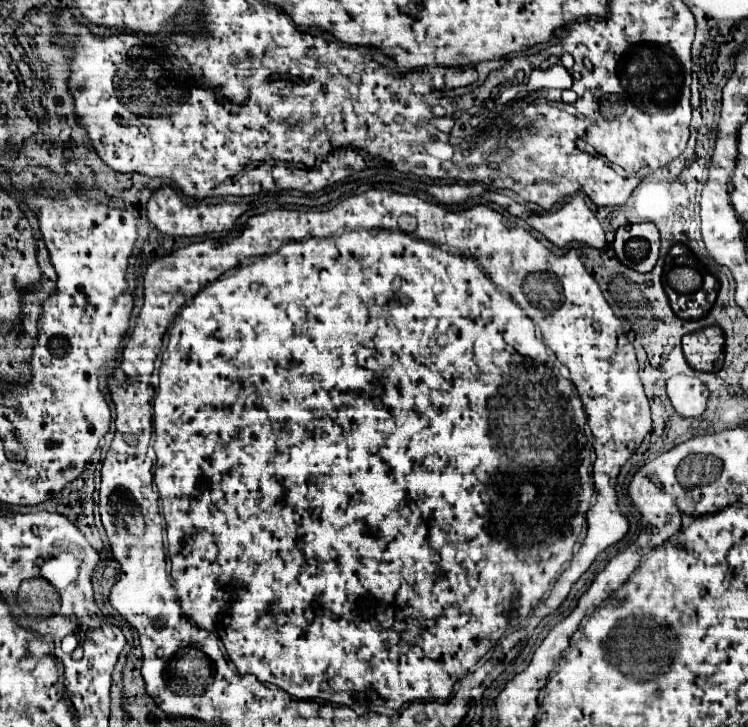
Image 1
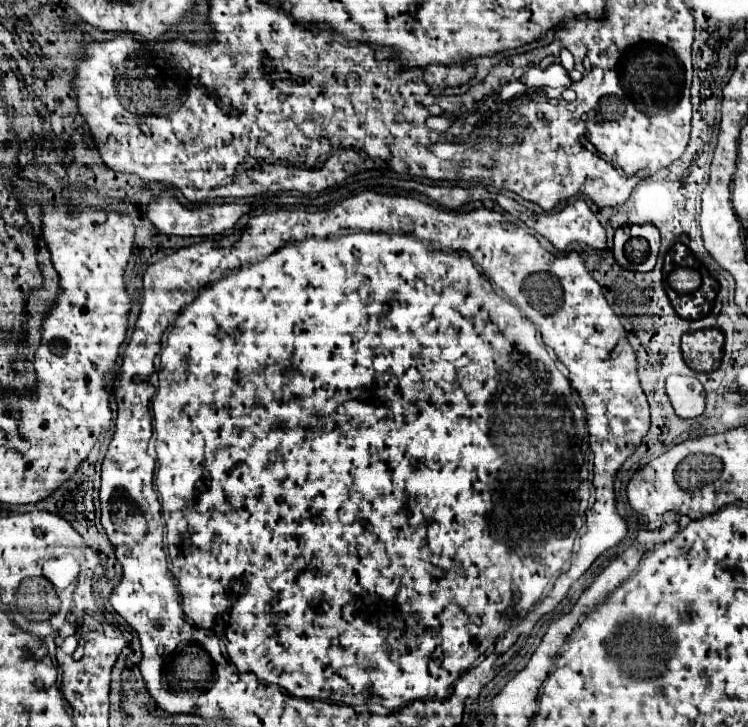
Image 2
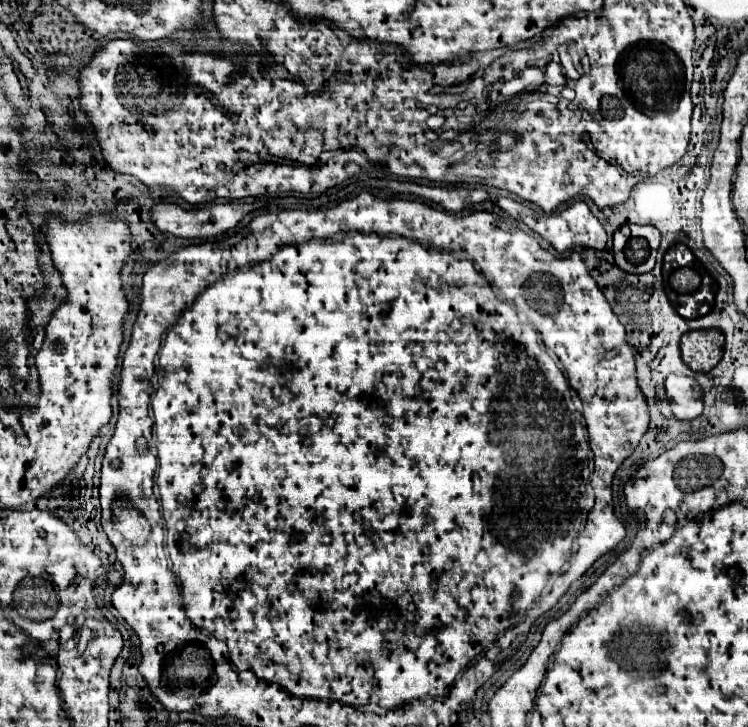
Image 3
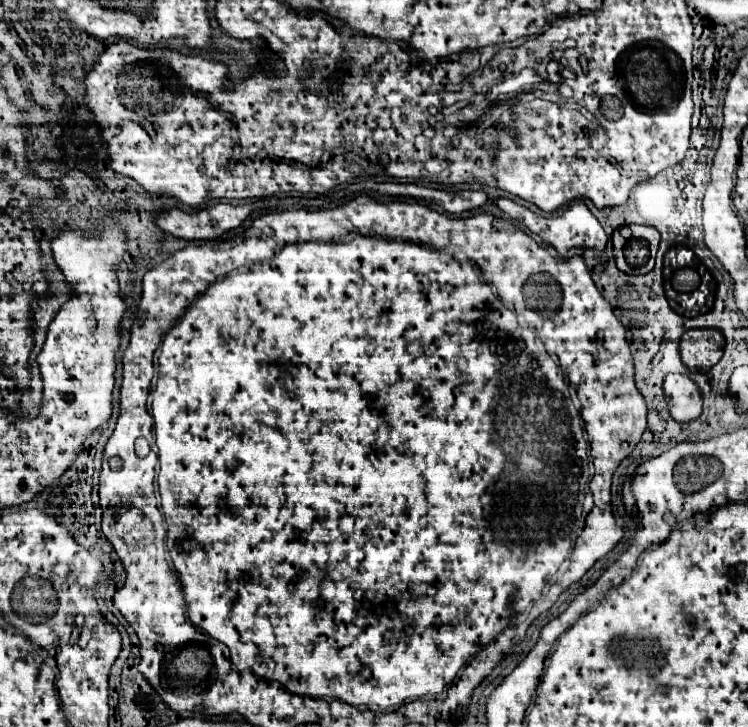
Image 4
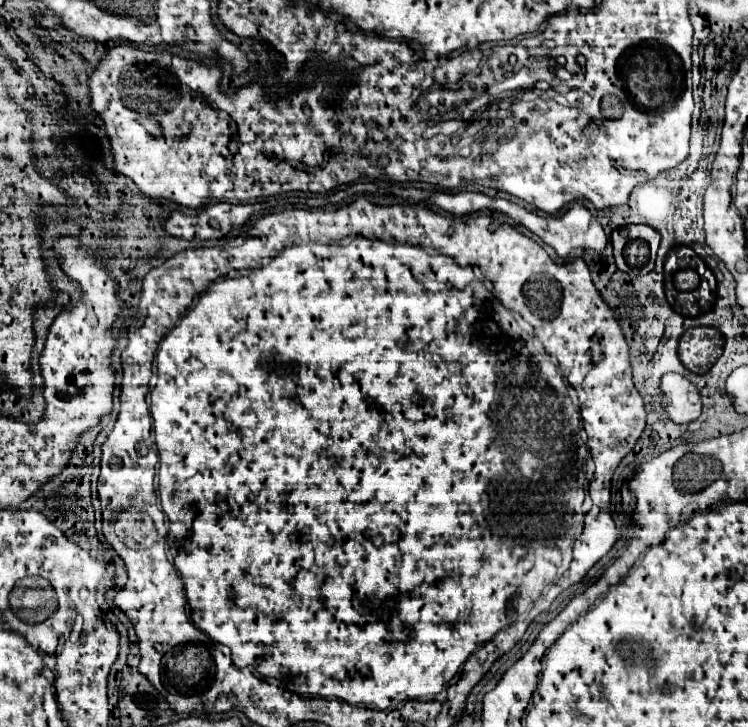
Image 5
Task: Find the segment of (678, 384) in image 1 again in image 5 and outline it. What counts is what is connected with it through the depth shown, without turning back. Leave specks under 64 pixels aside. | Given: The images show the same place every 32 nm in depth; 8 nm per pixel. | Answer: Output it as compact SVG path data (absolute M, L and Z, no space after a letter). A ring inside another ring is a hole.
M664 374L660 380L662 408L674 424L688 424L700 416L702 402L692 382L682 374Z

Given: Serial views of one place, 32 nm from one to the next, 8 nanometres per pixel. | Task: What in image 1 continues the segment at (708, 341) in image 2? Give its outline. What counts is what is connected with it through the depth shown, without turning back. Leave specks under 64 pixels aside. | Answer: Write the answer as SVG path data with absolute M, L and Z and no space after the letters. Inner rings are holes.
M718 326L696 330L682 338L682 350L694 370L716 372L722 368L724 360L724 334Z

